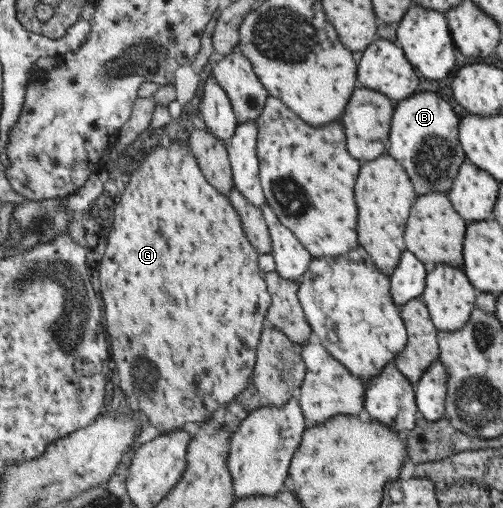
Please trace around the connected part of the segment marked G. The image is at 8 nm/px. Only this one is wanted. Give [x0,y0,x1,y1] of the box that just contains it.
[100,140,271,433]

